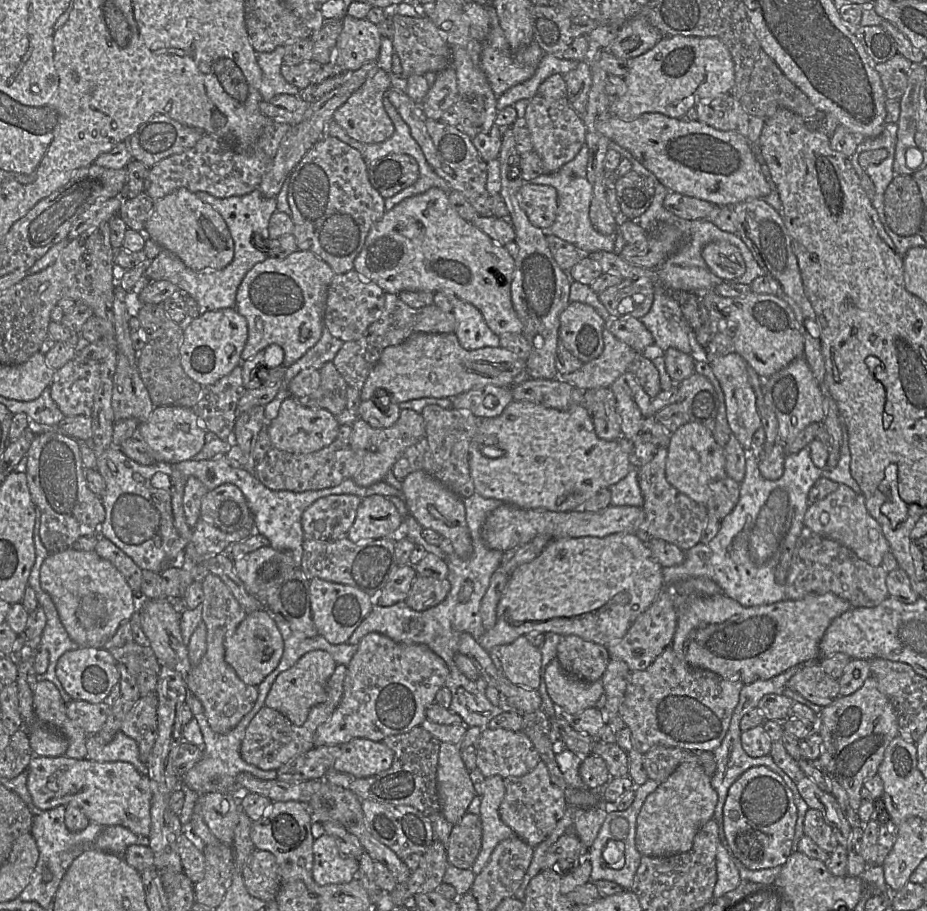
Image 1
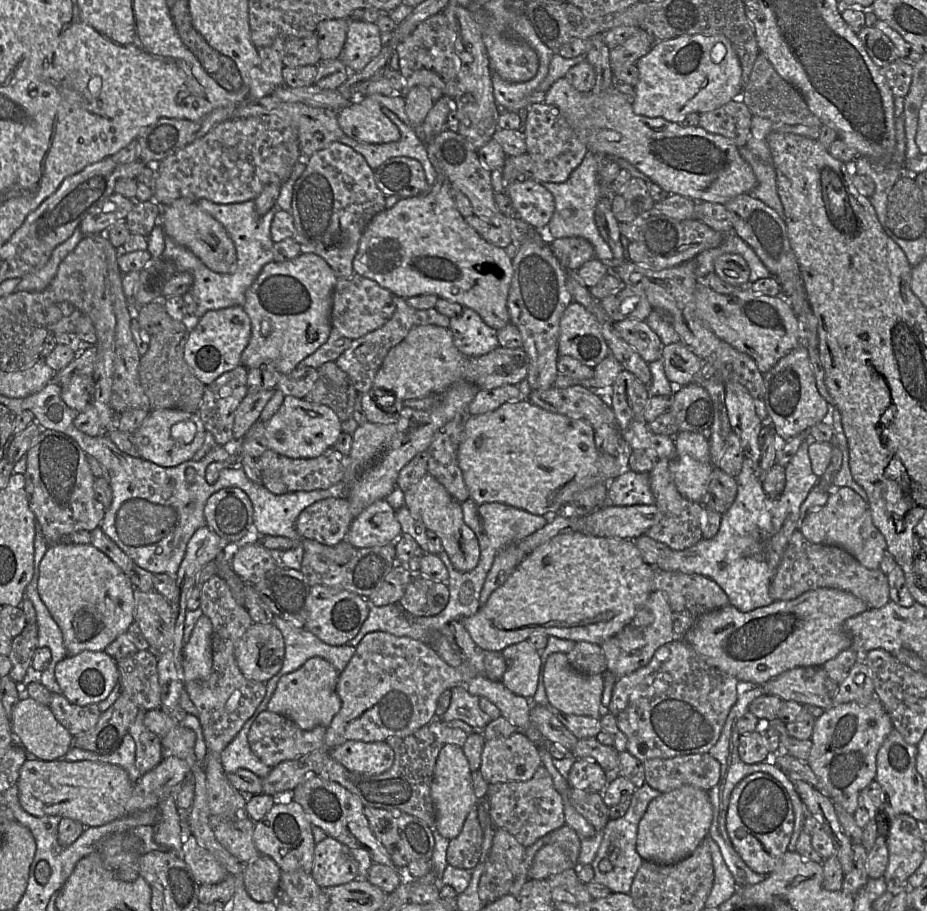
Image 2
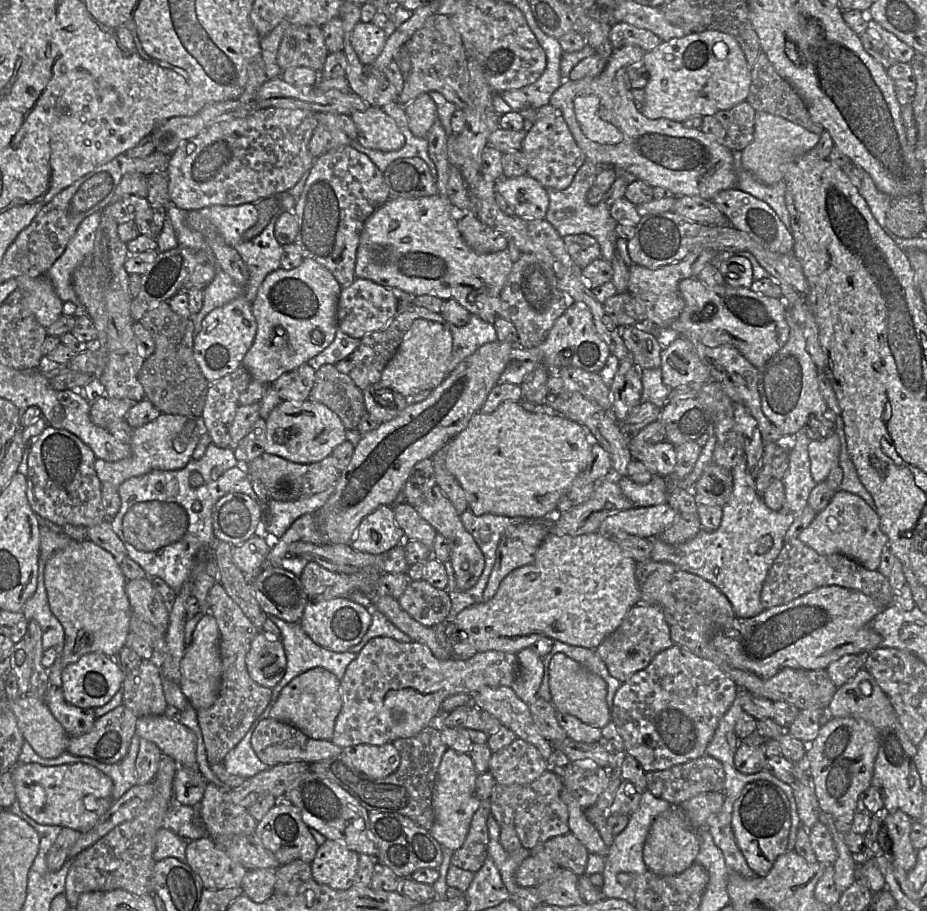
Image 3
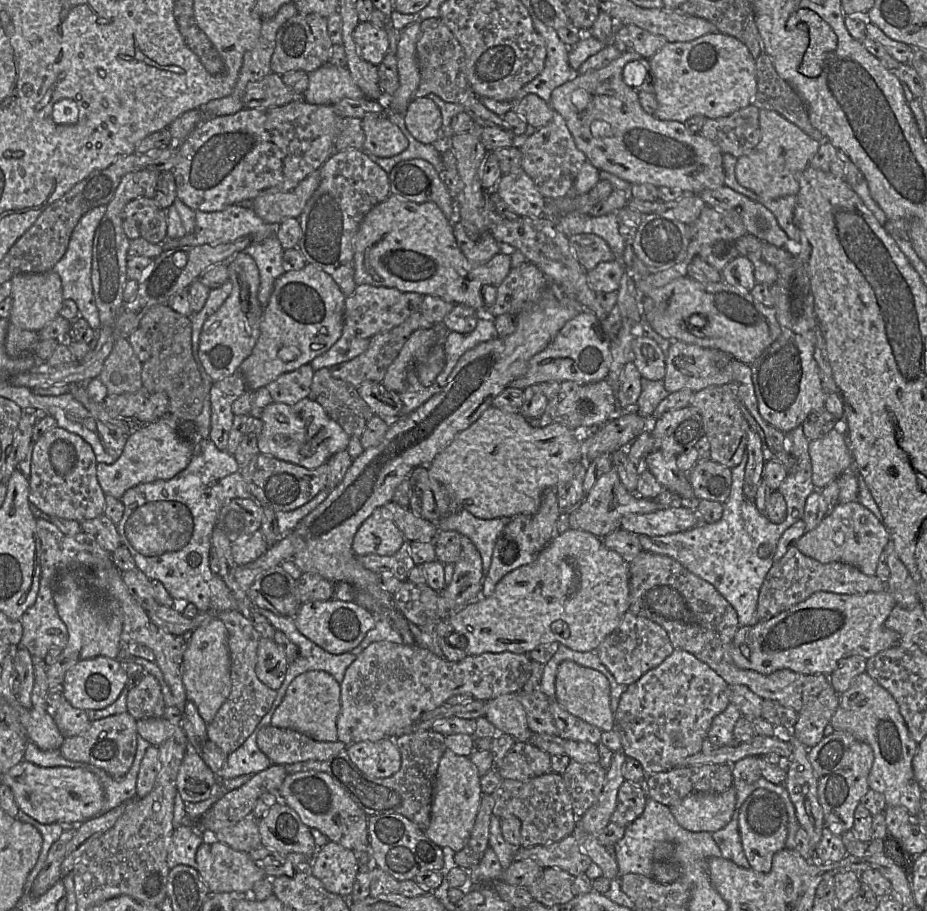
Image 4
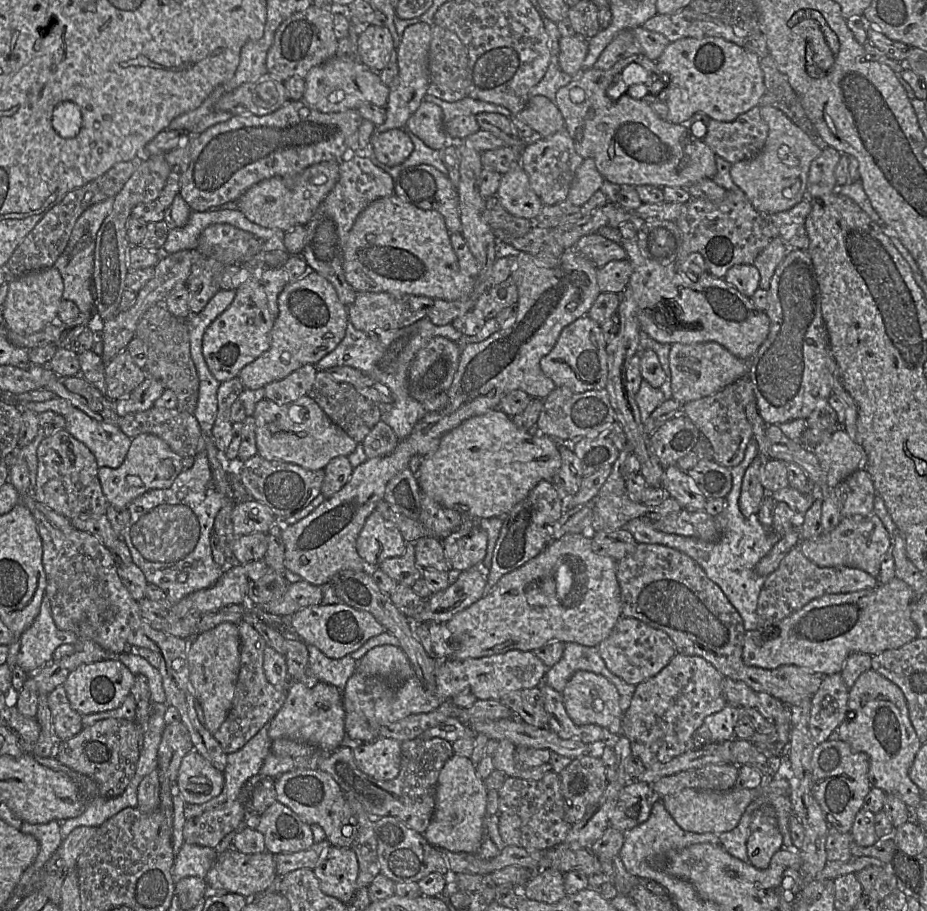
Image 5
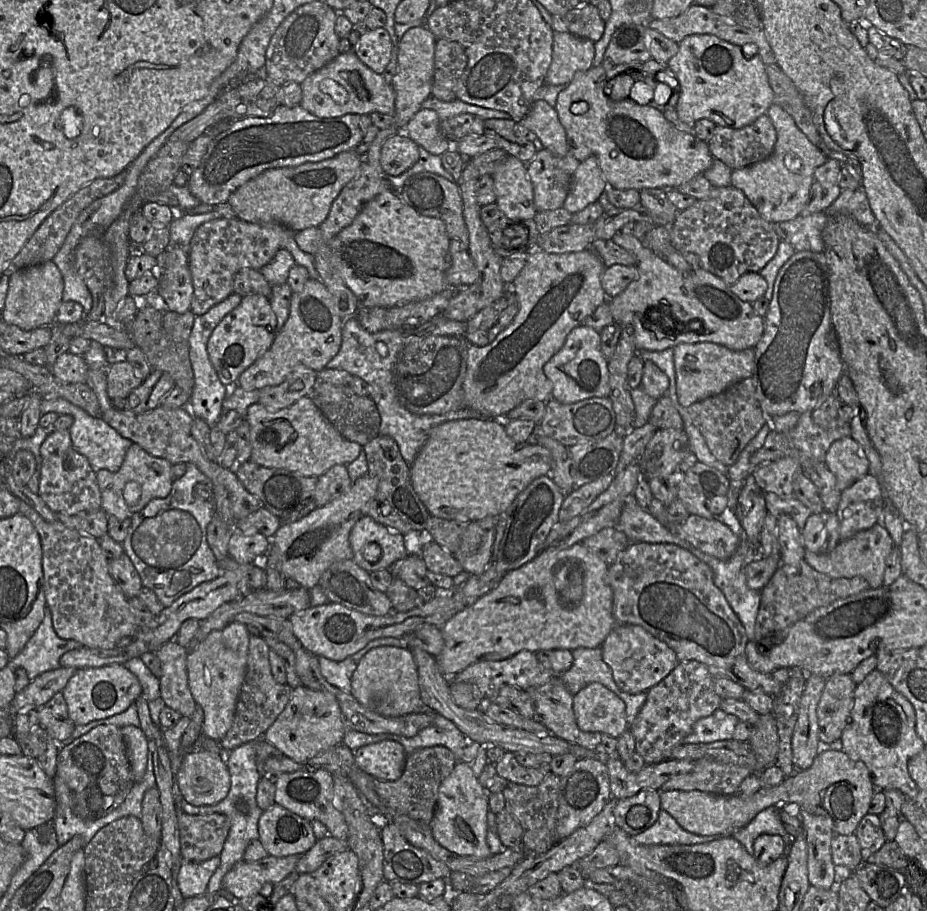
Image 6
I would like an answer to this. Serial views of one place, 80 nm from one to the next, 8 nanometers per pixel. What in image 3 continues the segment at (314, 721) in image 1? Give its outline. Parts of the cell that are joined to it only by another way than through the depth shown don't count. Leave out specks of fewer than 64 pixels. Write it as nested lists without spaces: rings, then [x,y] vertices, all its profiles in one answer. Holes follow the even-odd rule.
[[[271,717],[265,718],[258,723],[251,737],[251,745],[257,757],[270,767],[298,761],[306,763],[321,761],[337,756],[343,750],[330,740],[311,738],[295,726]]]

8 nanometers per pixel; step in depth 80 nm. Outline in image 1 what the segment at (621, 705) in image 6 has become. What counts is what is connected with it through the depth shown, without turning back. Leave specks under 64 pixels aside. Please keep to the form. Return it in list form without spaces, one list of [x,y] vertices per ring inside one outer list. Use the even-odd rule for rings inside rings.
[[[556,657],[546,666],[544,681],[552,702],[568,713],[579,713],[596,706],[604,693],[601,679],[594,682],[579,680],[567,674]]]

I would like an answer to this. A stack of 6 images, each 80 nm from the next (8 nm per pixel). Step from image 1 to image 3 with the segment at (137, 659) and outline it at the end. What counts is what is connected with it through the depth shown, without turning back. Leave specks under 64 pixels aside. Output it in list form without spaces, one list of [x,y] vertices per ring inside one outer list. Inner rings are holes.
[[[142,659],[136,668],[125,672],[122,689],[123,705],[136,717],[165,714],[168,704],[156,660]]]

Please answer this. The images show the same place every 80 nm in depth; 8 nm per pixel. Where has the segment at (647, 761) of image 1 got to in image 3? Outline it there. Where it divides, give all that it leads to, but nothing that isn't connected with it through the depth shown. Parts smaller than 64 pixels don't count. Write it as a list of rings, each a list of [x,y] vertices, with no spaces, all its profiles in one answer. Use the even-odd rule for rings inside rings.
[[[704,755],[667,770],[647,772],[646,784],[655,797],[680,806],[702,793],[723,793],[725,771],[720,761]]]

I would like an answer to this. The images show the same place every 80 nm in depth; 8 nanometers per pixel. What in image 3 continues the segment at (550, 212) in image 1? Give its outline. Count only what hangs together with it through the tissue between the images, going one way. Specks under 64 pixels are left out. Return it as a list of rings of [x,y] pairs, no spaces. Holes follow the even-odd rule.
[[[528,174],[504,177],[496,181],[499,192],[513,208],[515,216],[528,219],[545,219],[549,207],[546,188]]]

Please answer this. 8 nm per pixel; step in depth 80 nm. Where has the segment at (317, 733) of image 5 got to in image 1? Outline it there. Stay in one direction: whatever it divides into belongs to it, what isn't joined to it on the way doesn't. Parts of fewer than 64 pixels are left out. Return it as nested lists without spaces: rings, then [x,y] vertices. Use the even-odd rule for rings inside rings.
[[[324,650],[307,652],[290,669],[276,677],[267,694],[265,705],[284,714],[295,725],[303,725],[310,709],[326,701],[326,685],[336,665],[333,657]]]

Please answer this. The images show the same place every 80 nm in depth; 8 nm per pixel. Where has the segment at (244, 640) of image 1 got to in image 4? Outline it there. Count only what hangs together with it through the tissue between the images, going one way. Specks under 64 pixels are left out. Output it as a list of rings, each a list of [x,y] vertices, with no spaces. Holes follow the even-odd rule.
[[[262,637],[257,648],[255,672],[259,680],[271,689],[281,687],[288,669],[282,648],[273,639]]]

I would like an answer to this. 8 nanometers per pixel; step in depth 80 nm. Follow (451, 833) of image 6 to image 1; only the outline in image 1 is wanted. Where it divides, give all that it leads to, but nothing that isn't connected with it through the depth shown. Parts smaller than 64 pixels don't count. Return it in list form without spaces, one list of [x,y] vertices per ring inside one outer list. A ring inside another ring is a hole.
[[[440,743],[437,764],[437,791],[440,811],[452,826],[467,813],[476,796],[457,745]]]

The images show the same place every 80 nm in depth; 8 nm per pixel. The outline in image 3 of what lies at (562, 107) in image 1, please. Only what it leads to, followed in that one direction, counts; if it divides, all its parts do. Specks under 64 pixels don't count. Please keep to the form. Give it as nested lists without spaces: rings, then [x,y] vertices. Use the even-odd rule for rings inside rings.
[[[550,105],[536,110],[536,117],[529,131],[525,133],[521,151],[528,160],[527,174],[545,188],[564,190],[572,183],[575,174],[587,160],[570,132],[562,112]]]

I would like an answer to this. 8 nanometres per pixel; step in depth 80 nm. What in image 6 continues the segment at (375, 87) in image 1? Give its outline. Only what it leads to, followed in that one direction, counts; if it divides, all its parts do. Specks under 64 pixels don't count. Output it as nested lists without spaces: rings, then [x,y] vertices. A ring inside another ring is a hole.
[[[404,131],[392,135],[382,145],[381,167],[390,176],[398,176],[406,172],[418,159],[419,146]]]

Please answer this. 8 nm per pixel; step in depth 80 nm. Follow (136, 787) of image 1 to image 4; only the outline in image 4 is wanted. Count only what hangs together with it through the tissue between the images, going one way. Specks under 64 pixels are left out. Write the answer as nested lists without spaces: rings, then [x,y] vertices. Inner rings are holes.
[[[22,760],[1,776],[1,783],[9,786],[18,808],[41,824],[59,823],[66,826],[79,824],[99,815],[104,801],[103,788],[98,777],[85,768],[40,767]]]

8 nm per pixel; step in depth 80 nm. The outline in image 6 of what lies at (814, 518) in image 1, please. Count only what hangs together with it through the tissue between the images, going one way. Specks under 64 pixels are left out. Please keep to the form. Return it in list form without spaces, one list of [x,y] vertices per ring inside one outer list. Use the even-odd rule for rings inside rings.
[[[881,522],[867,530],[860,531],[849,539],[840,541],[830,552],[813,553],[806,550],[806,562],[820,573],[832,578],[864,578],[871,589],[883,586],[886,557],[895,547],[889,532]]]

